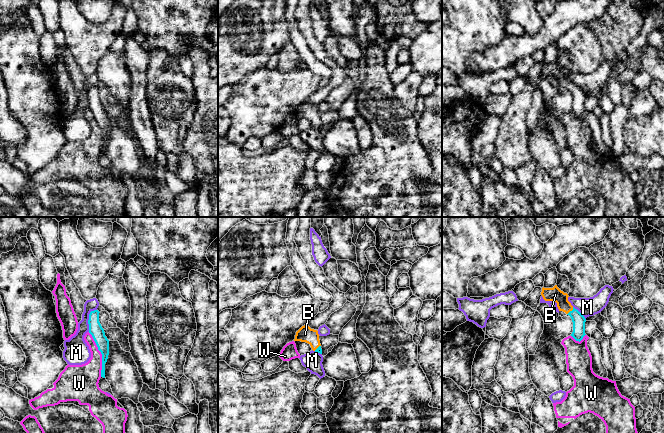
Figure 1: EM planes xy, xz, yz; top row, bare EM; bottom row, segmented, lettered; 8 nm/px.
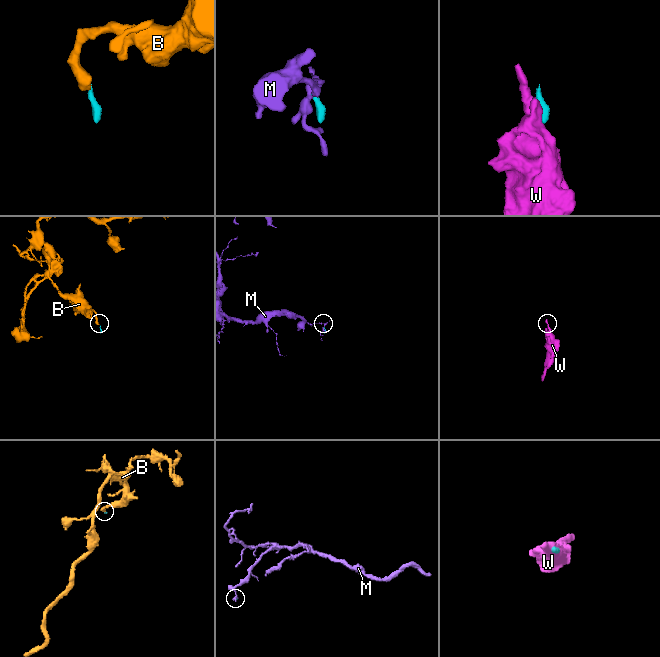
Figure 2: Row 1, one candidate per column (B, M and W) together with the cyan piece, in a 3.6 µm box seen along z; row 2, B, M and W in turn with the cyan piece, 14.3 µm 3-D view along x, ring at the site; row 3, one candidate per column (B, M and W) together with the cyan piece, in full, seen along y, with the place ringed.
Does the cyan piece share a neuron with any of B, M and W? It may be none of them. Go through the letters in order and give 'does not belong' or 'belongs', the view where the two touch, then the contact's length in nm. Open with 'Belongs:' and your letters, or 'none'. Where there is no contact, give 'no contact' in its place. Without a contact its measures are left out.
Belongs: B
B: belongs; contact in yz; length 80 nm
M: does not belong; contact in xy; length 200 nm
W: does not belong; contact in xy; length 380 nm

